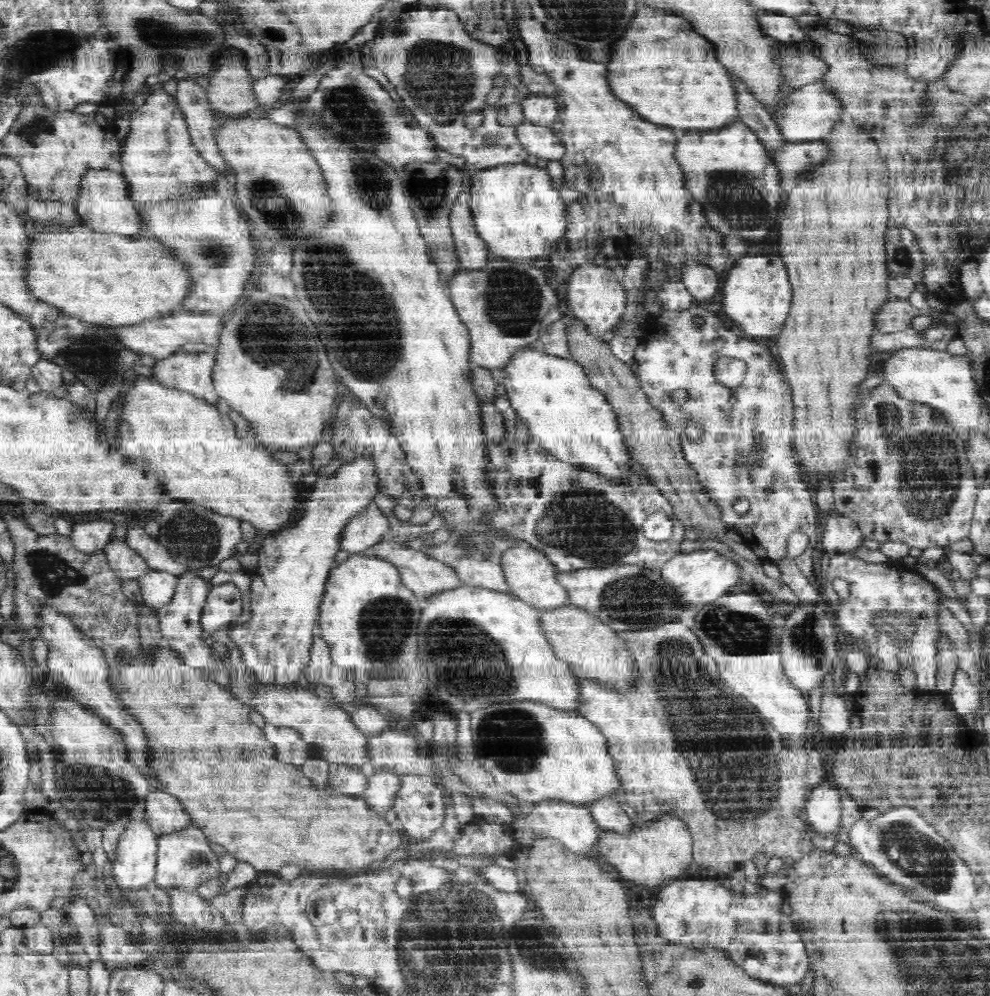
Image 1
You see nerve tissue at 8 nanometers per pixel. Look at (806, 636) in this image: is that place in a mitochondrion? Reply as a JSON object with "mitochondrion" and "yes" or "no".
{"mitochondrion":"yes"}

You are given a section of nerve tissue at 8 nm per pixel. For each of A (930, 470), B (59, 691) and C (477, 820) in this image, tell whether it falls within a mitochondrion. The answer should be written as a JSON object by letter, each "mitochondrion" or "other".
{"A":"mitochondrion","B":"other","C":"other"}

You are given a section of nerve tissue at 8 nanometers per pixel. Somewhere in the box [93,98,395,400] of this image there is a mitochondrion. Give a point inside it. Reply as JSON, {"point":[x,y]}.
{"point":[269,336]}

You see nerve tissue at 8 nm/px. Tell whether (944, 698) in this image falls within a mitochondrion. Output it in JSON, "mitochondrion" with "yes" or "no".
{"mitochondrion":"no"}

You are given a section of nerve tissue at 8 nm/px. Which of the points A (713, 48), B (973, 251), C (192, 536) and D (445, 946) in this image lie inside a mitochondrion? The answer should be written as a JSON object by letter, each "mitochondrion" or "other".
{"A":"other","B":"other","C":"mitochondrion","D":"mitochondrion"}

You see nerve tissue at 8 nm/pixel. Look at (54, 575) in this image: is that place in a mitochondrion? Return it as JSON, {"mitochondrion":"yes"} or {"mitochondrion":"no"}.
{"mitochondrion":"yes"}

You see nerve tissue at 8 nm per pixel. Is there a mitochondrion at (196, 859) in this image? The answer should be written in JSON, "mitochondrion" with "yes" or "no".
{"mitochondrion":"yes"}

